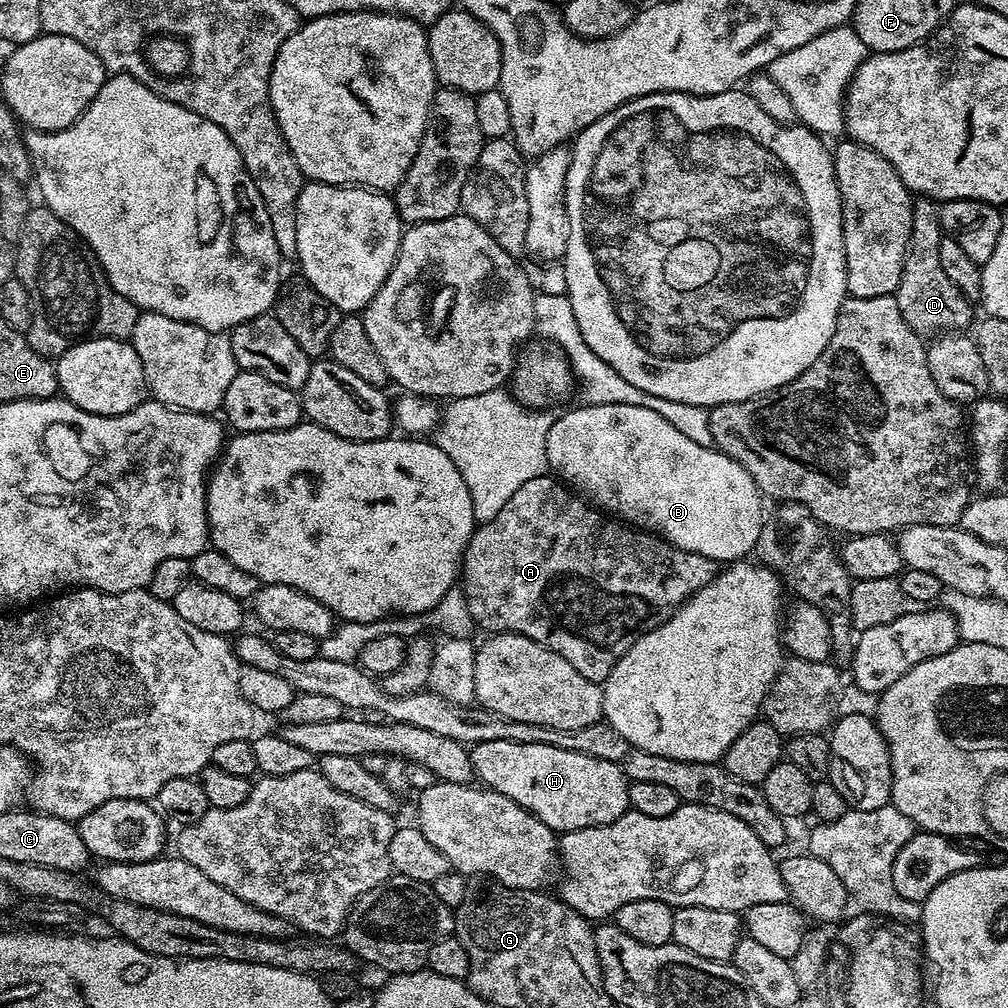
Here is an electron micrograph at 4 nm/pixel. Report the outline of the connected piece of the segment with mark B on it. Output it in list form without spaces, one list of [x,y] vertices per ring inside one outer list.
[[[589,404],[581,407],[574,409],[573,412],[566,413],[565,416],[557,415],[546,437],[548,467],[565,485],[571,486],[581,497],[591,501],[597,509],[603,510],[608,514],[615,514],[621,521],[627,522],[637,529],[647,530],[649,533],[667,540],[675,548],[681,548],[694,554],[702,554],[706,558],[717,562],[743,561],[747,557],[744,555],[747,552],[749,555],[755,549],[758,542],[758,534],[764,525],[766,508],[760,505],[762,493],[757,488],[754,478],[738,461],[730,459],[726,453],[717,450],[715,447],[698,446],[697,443],[686,438],[686,435],[682,434],[681,431],[670,426],[670,423],[666,422],[661,414],[644,409],[642,406]]]

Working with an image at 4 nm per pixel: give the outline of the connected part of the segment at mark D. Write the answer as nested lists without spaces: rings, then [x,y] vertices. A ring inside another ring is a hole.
[[[920,198],[912,205],[912,229],[910,230],[910,242],[908,243],[908,253],[904,259],[904,269],[900,285],[897,286],[894,293],[898,302],[898,310],[902,310],[902,318],[914,329],[921,334],[952,334],[957,330],[964,330],[968,323],[971,325],[972,308],[970,301],[961,294],[958,286],[946,278],[946,270],[942,270],[942,261],[938,259],[938,246],[942,229],[940,227],[940,209],[937,201],[931,198]]]

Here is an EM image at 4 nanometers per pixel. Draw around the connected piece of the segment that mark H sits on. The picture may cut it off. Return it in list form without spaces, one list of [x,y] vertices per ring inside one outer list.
[[[491,740],[471,745],[472,771],[481,785],[512,799],[556,834],[612,824],[629,811],[629,781],[616,764],[545,744]]]

